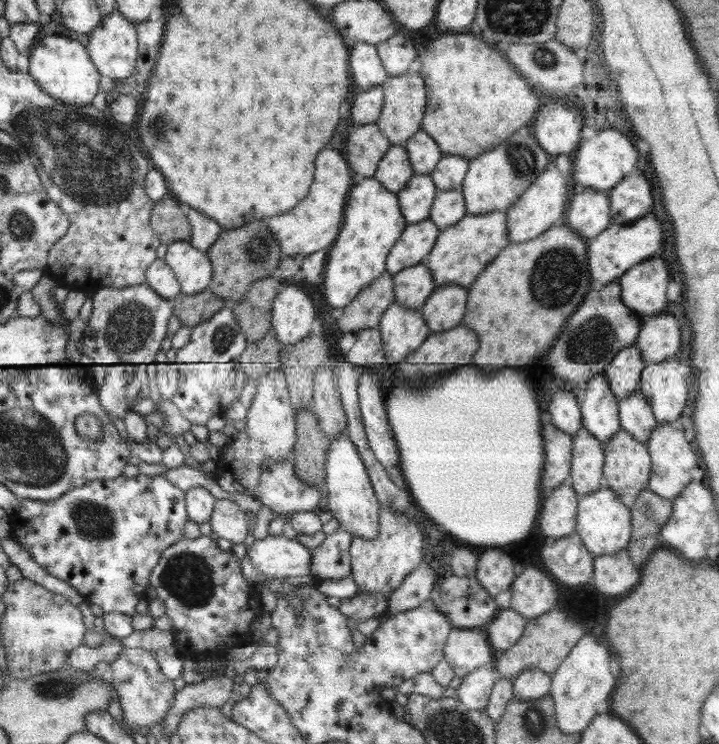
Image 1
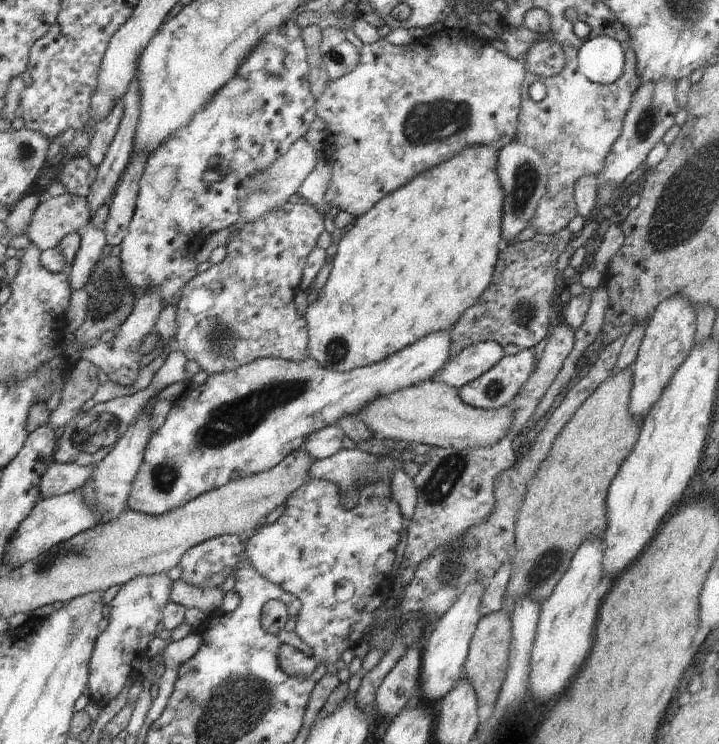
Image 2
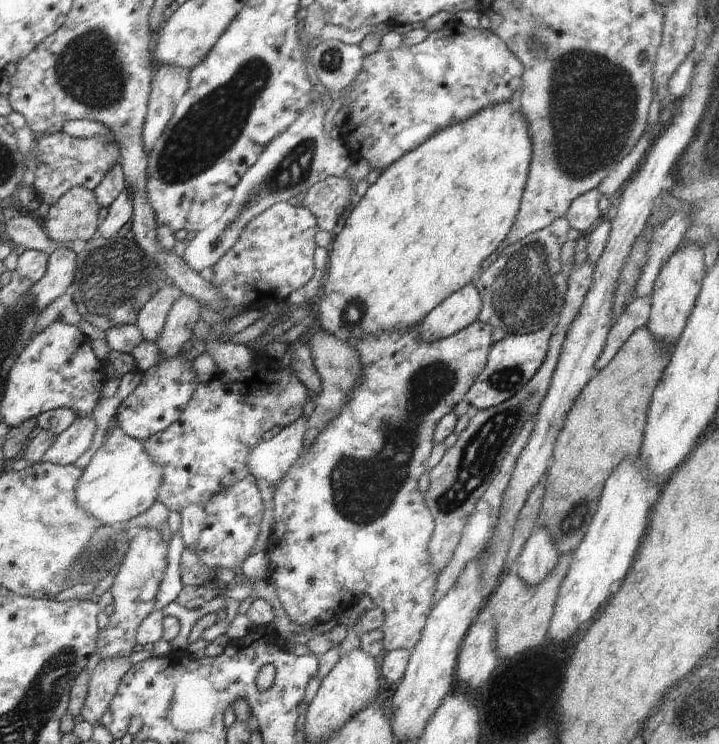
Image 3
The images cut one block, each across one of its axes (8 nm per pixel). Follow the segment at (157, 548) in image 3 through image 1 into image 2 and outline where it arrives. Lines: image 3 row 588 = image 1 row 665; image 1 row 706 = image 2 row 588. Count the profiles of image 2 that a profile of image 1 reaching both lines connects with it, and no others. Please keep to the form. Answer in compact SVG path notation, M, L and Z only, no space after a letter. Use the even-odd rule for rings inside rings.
M166 573L142 575L123 584L108 604L108 627L98 635L89 660L90 700L101 708L122 692L126 680L135 673L132 662L148 648L148 643L155 637L154 630L163 620L162 611L169 603L172 586L173 581Z

